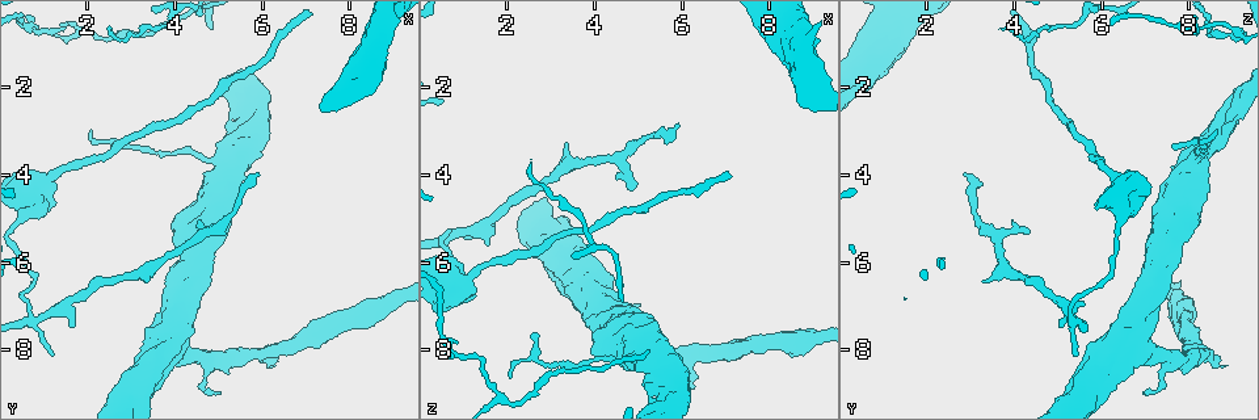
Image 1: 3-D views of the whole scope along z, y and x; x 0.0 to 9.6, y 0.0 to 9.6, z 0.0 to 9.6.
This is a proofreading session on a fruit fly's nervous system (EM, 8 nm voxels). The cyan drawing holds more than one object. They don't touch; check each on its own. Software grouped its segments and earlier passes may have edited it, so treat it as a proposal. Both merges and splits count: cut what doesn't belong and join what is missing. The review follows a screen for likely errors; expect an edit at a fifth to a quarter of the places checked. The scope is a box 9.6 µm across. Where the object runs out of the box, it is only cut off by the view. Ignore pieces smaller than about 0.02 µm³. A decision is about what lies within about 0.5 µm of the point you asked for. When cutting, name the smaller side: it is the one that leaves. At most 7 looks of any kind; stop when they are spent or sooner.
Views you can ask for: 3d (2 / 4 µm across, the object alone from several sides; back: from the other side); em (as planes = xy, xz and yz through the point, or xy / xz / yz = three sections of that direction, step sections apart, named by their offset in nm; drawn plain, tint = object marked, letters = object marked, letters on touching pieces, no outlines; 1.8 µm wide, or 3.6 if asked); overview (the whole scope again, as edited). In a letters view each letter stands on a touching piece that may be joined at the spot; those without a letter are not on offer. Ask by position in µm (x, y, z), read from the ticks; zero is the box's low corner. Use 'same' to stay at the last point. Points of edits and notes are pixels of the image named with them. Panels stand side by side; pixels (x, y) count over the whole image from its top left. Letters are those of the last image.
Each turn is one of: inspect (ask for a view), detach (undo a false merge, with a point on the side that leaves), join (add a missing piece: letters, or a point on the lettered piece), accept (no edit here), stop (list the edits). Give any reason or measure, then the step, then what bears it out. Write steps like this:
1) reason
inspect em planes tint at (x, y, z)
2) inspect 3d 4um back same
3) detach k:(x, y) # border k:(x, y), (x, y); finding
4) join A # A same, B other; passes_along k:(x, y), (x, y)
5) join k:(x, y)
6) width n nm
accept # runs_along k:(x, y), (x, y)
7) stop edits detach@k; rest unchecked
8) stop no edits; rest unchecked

side arm on a straight run
inspect 3d 4um at (0.70, 7.30, 5.30)

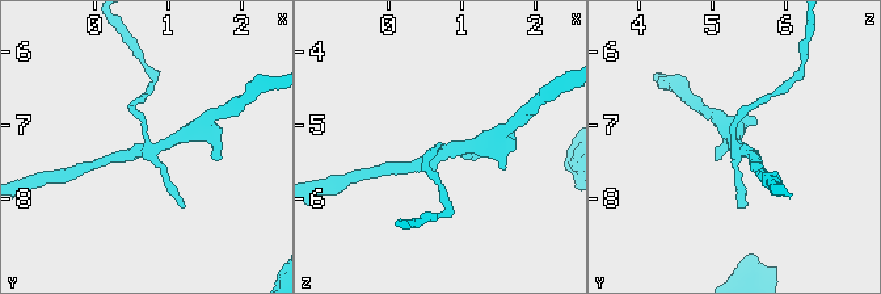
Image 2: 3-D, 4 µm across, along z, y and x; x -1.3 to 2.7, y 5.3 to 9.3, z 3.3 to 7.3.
inspect em 3.6um planes plain at (0.70, 7.30, 5.30)

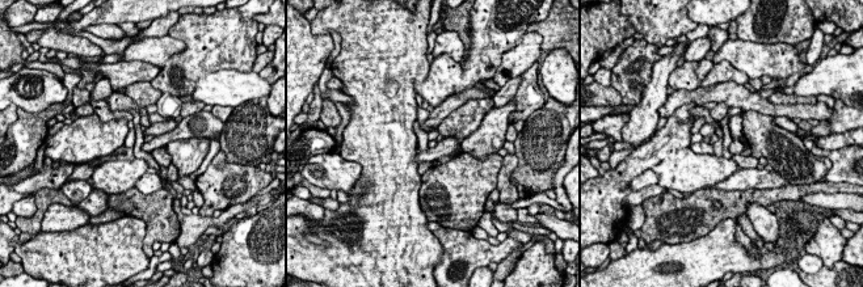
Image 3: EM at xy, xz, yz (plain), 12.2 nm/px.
inspect em 3.6um planes letters same

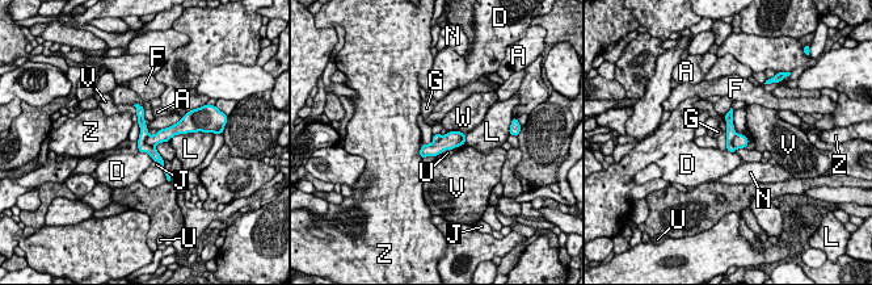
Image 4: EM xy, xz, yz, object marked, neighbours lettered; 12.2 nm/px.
width 220 nm
detach 4:(161, 135) # A other, D other, F other, G other, J other, L other, N other, U other, V other, W other, Z other; border 4:(147, 135), (146, 142), (154, 147); a second cell is stuck on

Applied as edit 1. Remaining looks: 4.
branch stops here
inspect 3d 2um at (6.25, 8.40, 8.90)

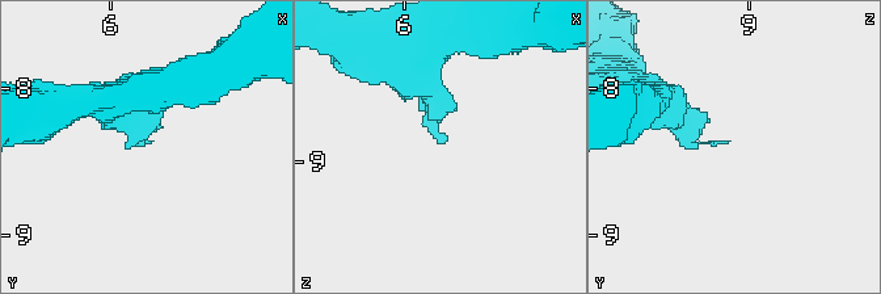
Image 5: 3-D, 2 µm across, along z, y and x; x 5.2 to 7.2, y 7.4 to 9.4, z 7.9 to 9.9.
shape alone is not enough
inspect em planes letters at (6.28, 8.38, 8.88)

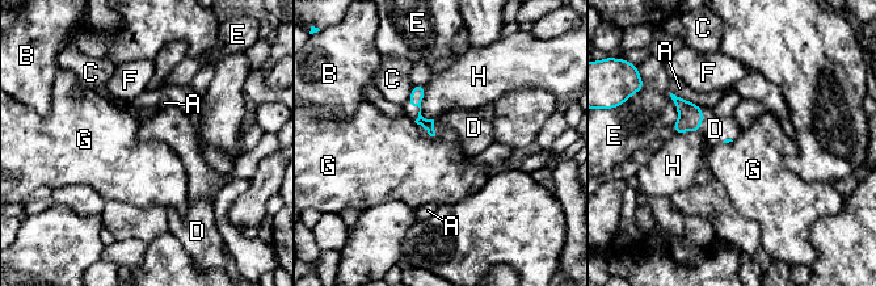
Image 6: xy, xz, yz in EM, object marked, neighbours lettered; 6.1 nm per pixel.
join D # A other, B other, C other, D same, E other, F other, G other, H other; passes_along 6:(690, 118), (702, 120), (715, 129); it goes on there

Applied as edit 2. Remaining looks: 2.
inspect overview

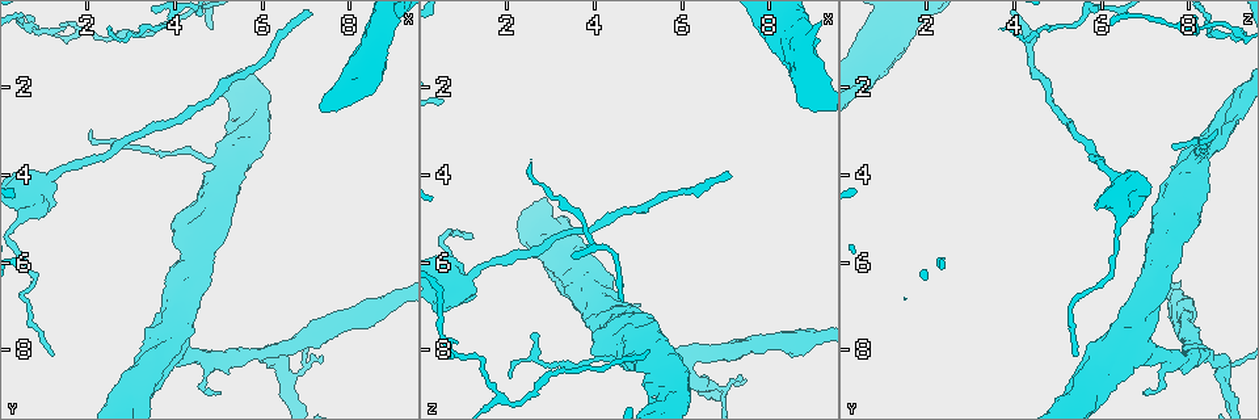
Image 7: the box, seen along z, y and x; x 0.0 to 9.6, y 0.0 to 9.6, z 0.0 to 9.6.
inspect em yz step 4 letters at (8.95, 6.90, 7.65)

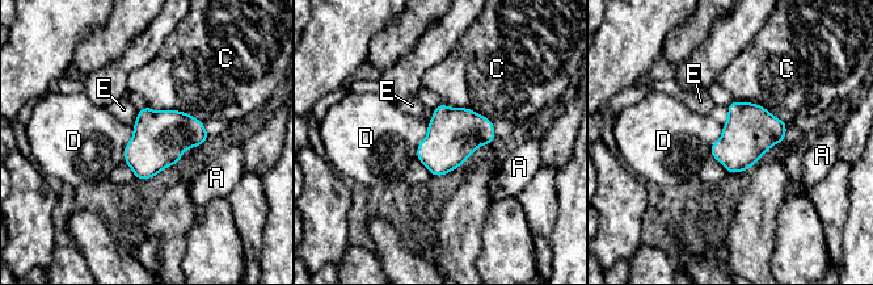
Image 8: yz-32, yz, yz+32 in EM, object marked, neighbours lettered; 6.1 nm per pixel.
accept # A other, C other, D other, E other; border 8:(133, 126), (123, 160); one cell here

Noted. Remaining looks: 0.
stop edits detach@4, join@6; rest unchecked

